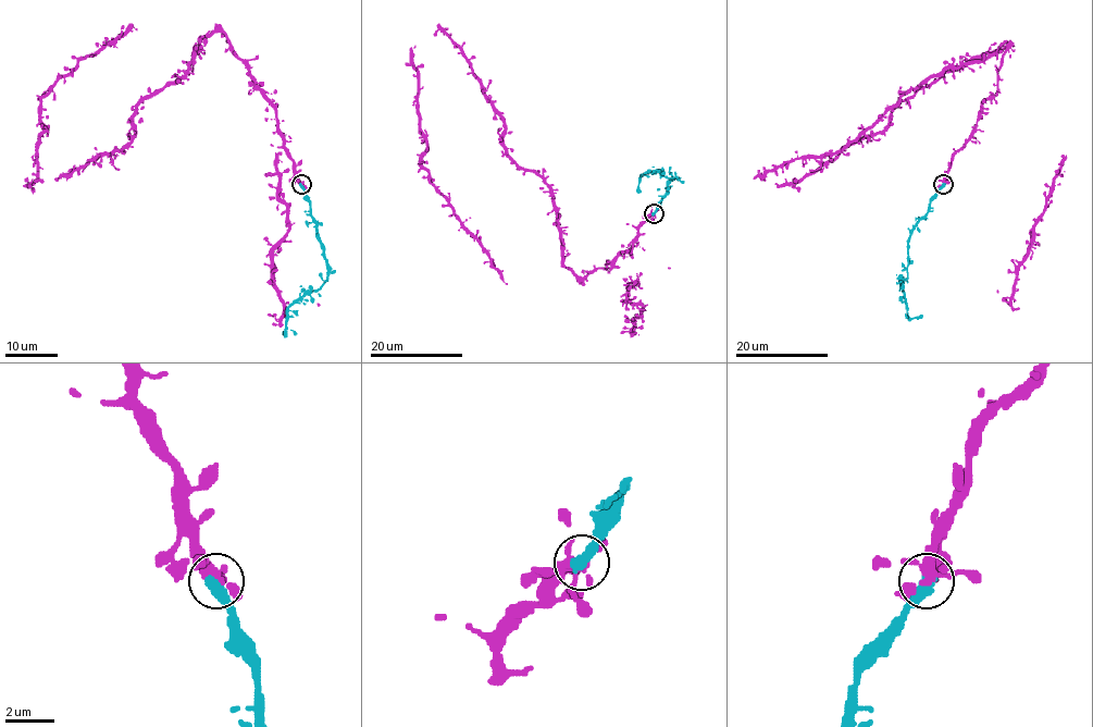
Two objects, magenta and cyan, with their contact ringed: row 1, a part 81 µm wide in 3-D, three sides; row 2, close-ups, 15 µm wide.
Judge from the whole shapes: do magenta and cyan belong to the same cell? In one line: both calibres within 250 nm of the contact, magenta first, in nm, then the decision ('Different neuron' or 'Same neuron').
Thickness 280 nm (magenta) against 480 nm. Same neuron

